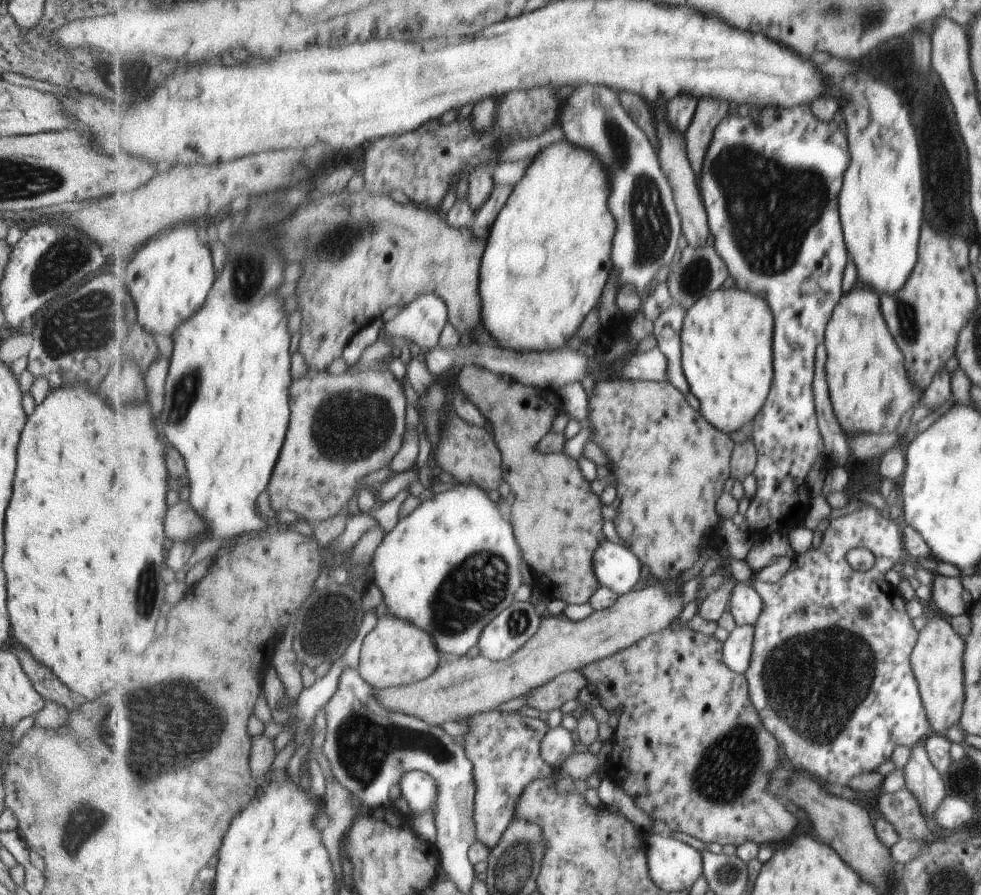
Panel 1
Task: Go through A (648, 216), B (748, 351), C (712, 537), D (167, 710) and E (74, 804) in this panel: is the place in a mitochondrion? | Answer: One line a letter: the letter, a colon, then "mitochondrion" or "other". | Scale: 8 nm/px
A: mitochondrion
B: other
C: other
D: mitochondrion
E: mitochondrion

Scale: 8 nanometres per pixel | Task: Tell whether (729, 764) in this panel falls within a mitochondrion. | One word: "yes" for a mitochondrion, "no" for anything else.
yes

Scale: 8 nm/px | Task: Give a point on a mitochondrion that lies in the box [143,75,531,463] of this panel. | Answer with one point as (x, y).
(252, 258)

